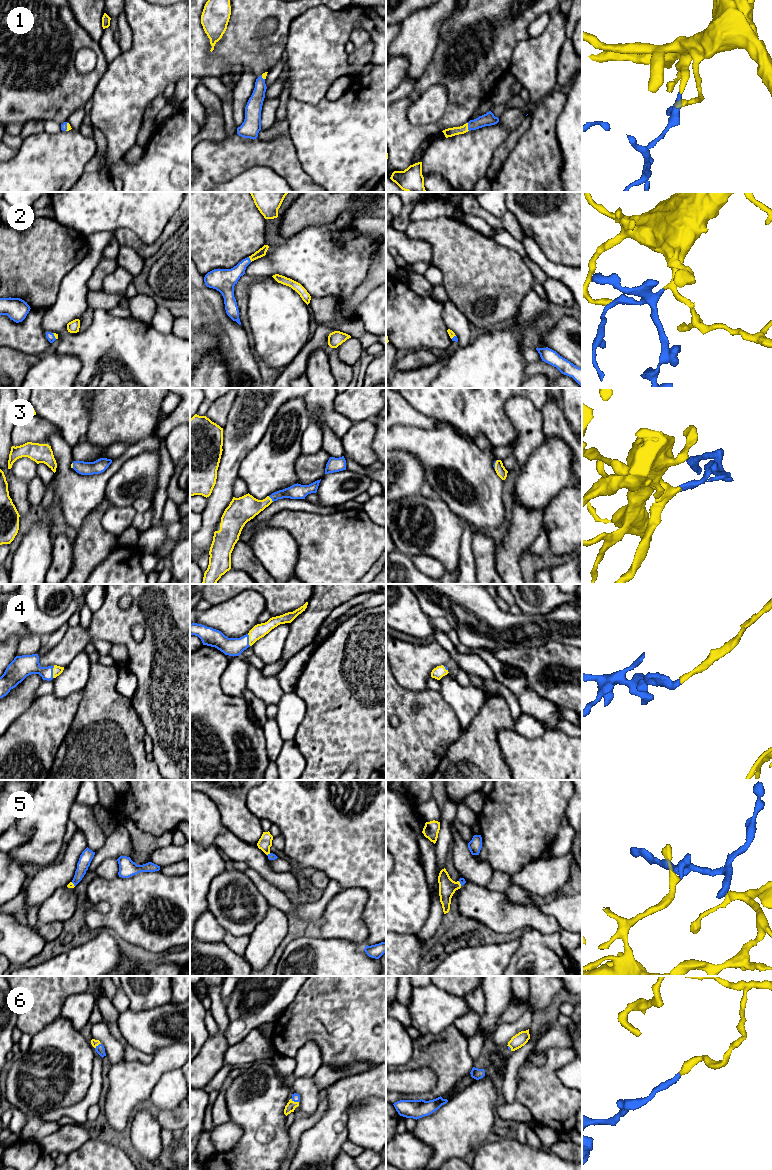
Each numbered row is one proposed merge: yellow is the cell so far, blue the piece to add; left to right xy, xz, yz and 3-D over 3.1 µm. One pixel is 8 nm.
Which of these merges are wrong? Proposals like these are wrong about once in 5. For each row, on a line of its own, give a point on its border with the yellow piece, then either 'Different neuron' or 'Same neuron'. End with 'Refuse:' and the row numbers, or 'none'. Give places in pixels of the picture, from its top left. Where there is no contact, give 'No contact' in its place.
1: Touches yellow at yz (467, 127). Same neuron
2: Touches yellow at xz (250, 259). Same neuron
3: Touches yellow at xz (271, 499). Same neuron
4: Touches yellow at xy (53, 672). Same neuron
5: Touches yellow at yz (459, 883). Same neuron
6: Touches yellow at xz (295, 1102). Same neuron
Refuse: none

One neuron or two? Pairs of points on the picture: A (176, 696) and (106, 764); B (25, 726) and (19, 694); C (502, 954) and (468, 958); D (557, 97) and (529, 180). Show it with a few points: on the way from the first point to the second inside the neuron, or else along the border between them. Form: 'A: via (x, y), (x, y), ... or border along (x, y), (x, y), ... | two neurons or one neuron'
A: border along (133, 706), (147, 733) | two neurons
B: border along (37, 698), (10, 725) | two neurons
C: via (494, 958), (476, 958) | one neuron
D: via (544, 118), (536, 159) | one neuron

